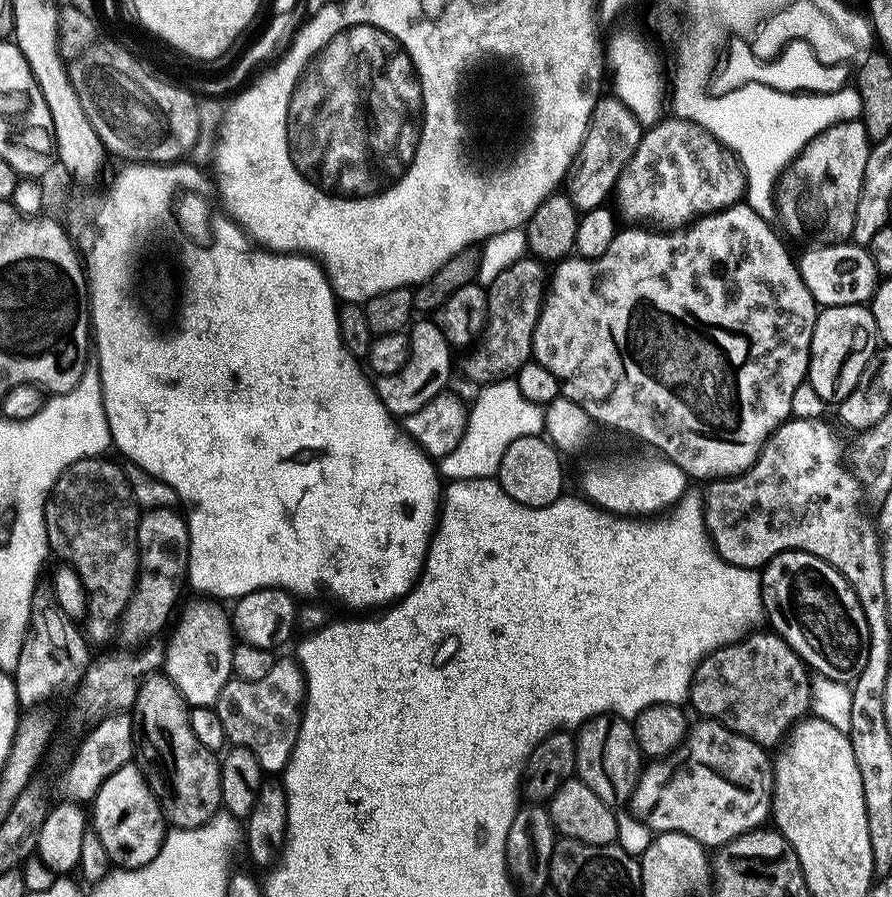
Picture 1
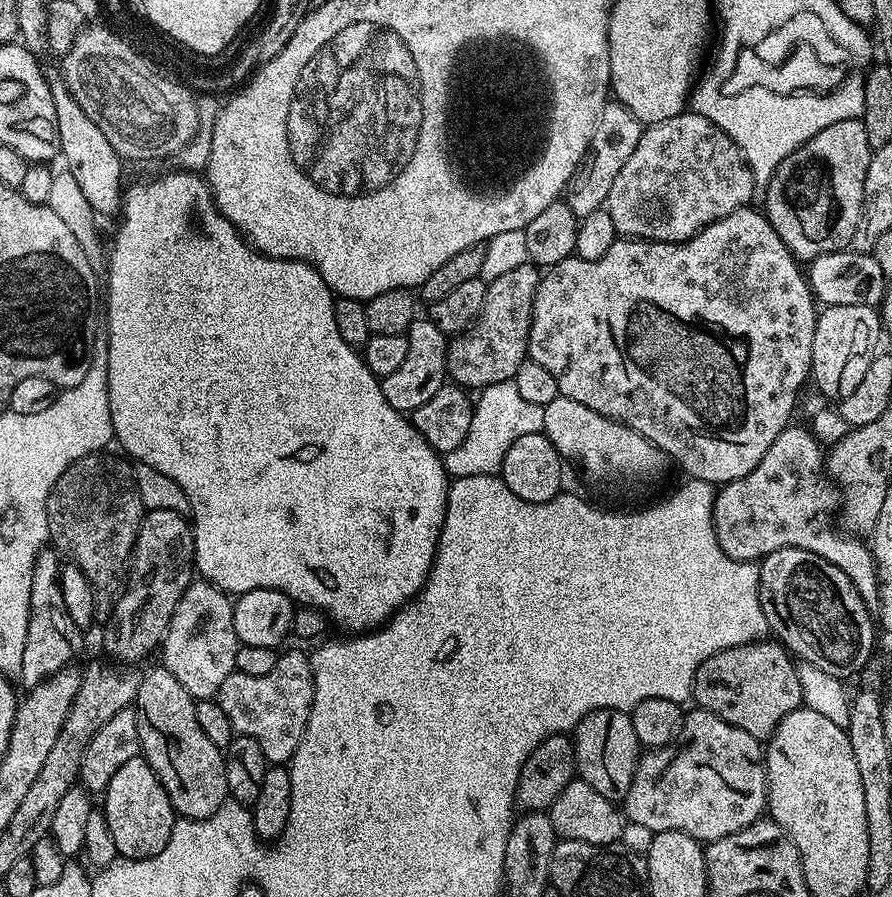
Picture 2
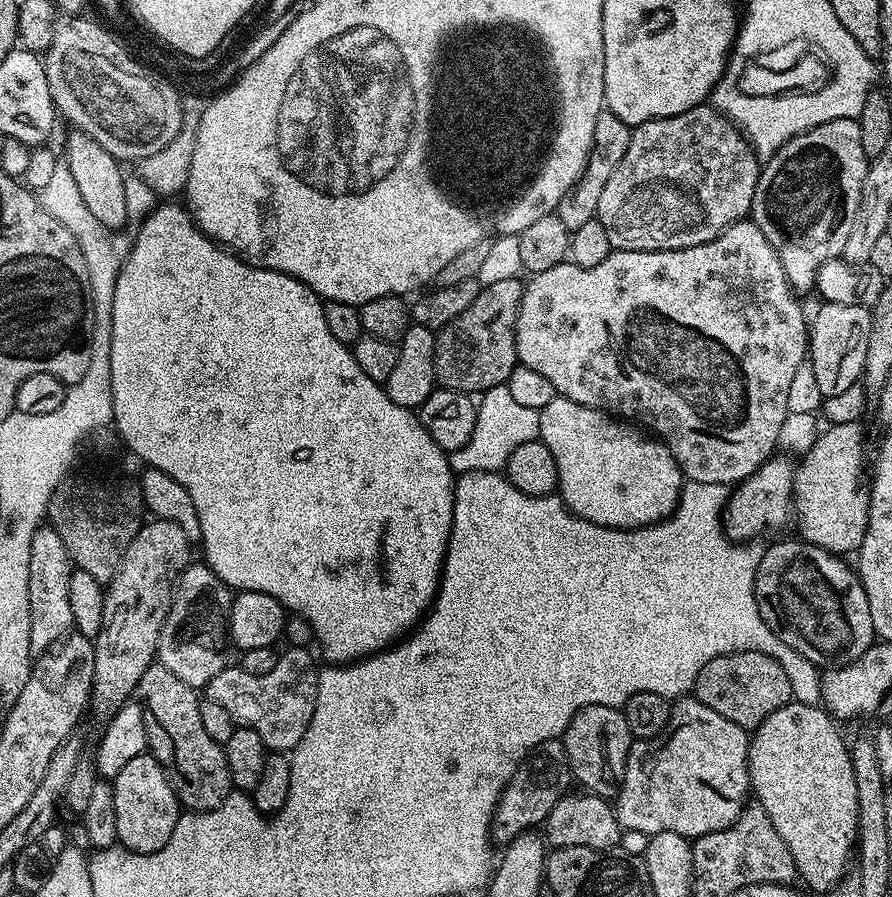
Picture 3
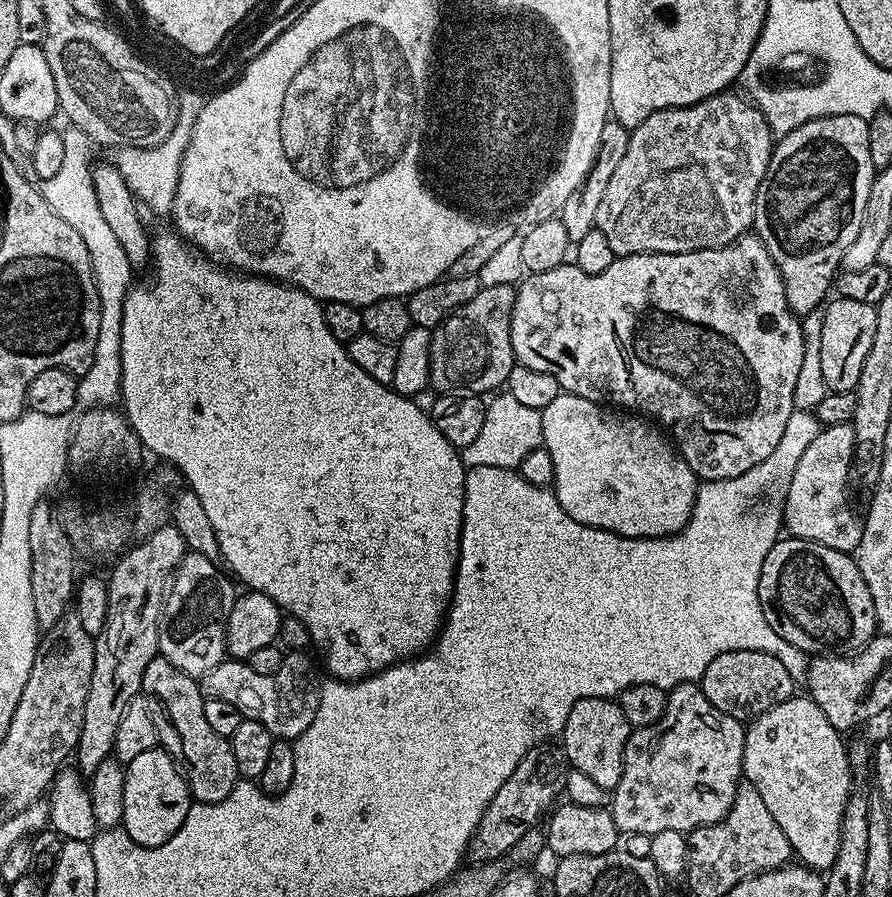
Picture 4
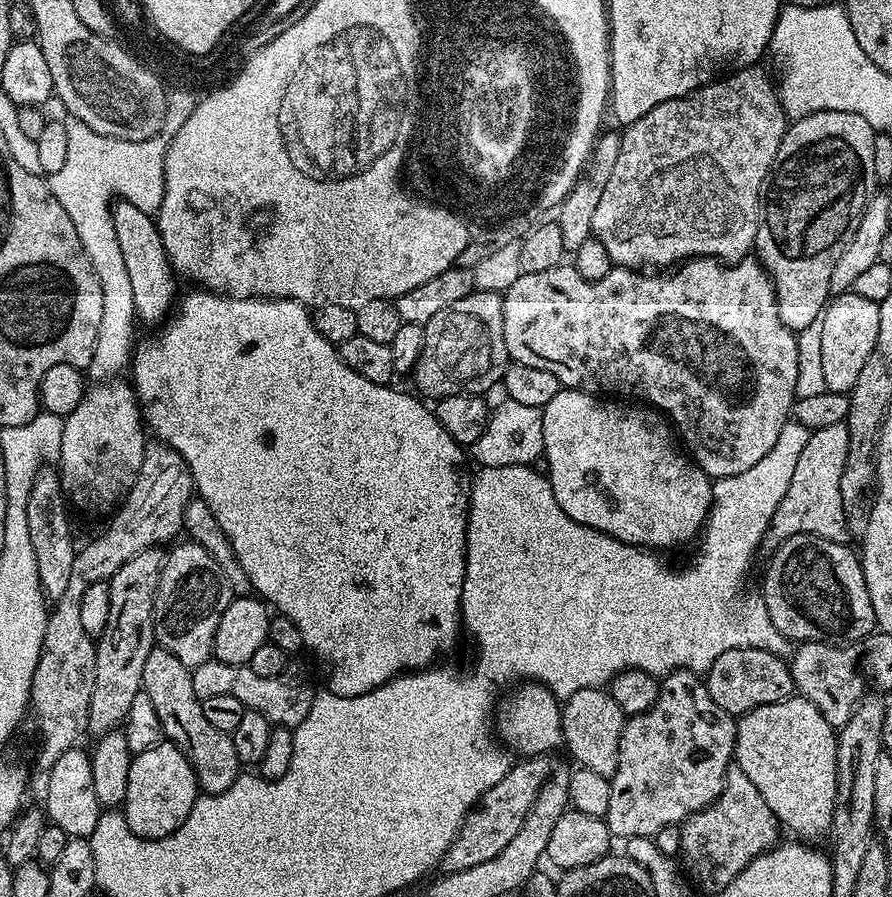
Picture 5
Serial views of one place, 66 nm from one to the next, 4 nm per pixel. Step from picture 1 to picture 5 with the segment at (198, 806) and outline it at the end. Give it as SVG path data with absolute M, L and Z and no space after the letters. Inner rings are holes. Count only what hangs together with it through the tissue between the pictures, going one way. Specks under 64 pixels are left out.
M154 646L146 658L146 667L142 669L142 682L143 695L148 695L148 700L152 703L151 711L156 712L160 719L161 733L168 734L172 724L180 731L179 739L186 749L188 760L192 763L199 791L209 796L222 794L222 790L226 790L242 775L242 765L238 758L238 750L234 750L231 735L218 730L218 726L213 726L206 719L204 705L195 696L190 669L178 662L178 658L170 654L170 650Z

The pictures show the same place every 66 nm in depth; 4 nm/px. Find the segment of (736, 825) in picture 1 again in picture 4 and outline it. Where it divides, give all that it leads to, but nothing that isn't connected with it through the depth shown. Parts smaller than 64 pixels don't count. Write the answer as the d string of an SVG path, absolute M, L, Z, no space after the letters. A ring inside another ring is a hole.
M699 683L680 684L676 688L668 692L668 701L666 702L666 710L662 714L662 718L658 718L656 724L651 724L645 728L633 728L626 742L626 750L624 751L624 765L622 766L622 778L618 782L618 786L611 793L612 804L610 803L610 811L617 829L621 833L627 835L648 835L662 834L662 830L678 830L682 833L690 833L695 828L708 826L714 822L718 822L730 810L730 806L736 797L736 791L740 789L742 783L742 773L744 771L744 733L745 725L739 720L730 718L730 714L722 714L722 710L718 710L718 706L710 703L710 698L706 698L706 694L702 694Z

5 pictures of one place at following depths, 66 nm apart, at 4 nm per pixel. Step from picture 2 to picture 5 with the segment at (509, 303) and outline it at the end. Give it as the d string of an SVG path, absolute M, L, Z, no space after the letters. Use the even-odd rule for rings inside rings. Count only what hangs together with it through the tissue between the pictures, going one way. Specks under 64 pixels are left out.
M488 294L467 296L445 306L423 326L422 354L418 354L416 367L410 373L421 397L435 402L463 392L488 394L503 381L510 363L504 337L503 299Z

